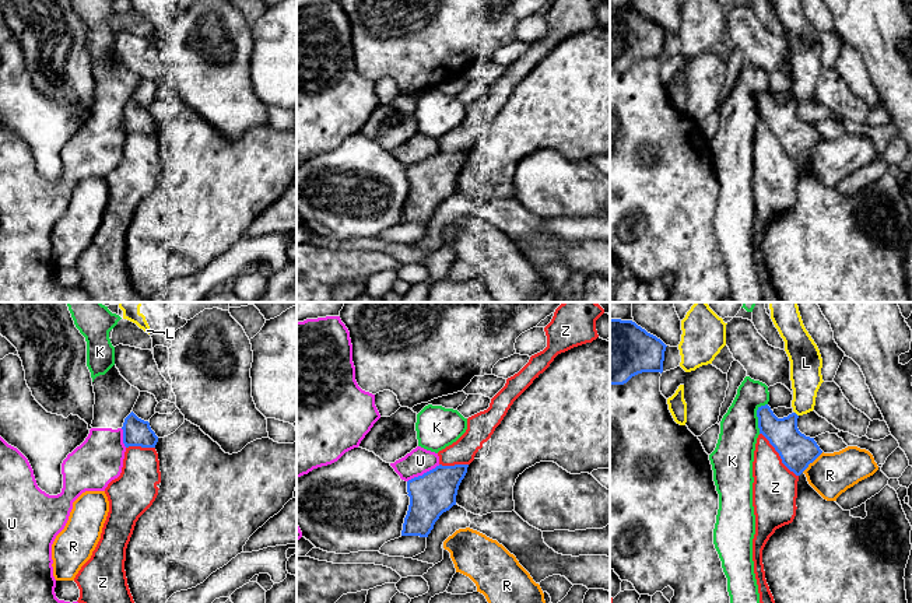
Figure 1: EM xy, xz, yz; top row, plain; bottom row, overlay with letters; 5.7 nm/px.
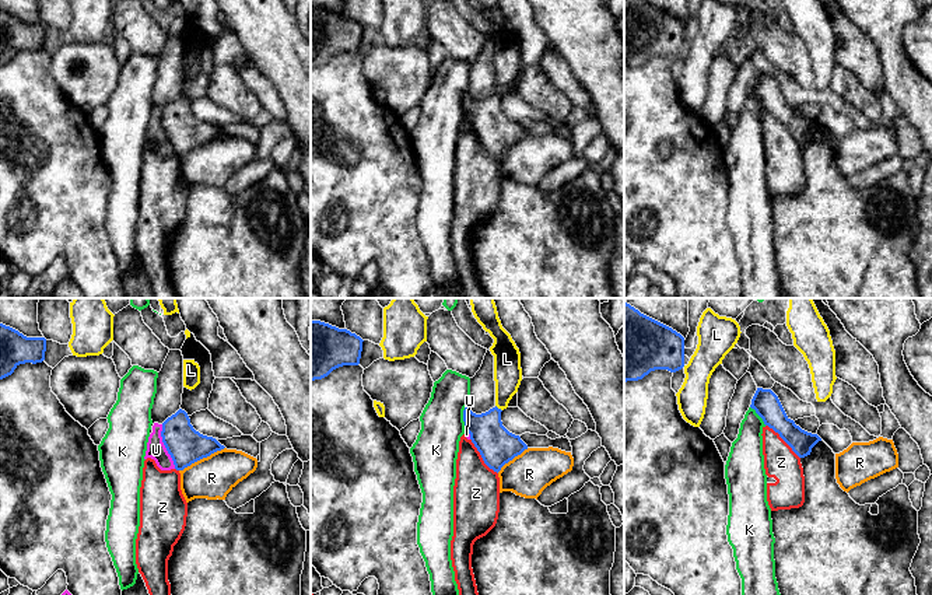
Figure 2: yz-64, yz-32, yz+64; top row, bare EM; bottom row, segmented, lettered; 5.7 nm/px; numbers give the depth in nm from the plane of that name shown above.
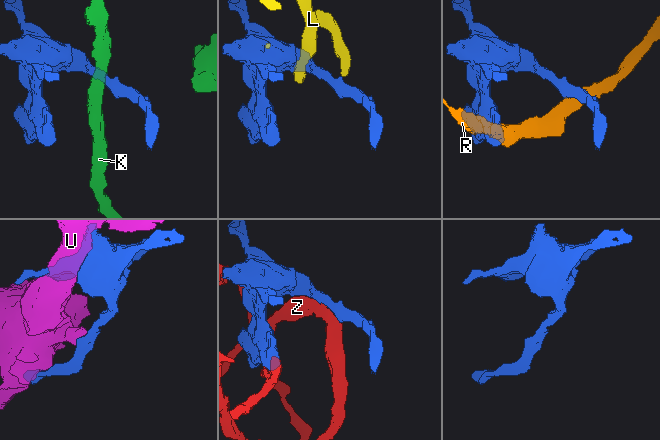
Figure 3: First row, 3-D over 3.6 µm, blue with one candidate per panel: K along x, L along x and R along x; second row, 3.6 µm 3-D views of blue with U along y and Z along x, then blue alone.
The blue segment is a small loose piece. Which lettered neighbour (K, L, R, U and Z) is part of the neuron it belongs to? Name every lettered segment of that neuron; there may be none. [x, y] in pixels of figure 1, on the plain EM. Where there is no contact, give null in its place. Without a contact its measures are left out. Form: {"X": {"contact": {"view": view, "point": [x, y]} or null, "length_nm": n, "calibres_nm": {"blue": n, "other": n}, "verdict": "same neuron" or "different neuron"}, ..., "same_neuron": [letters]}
{"K": {"contact": {"view": "yz", "point": [757, 102]}, "length_nm": 180, "calibres_nm": {"blue": 180, "other": 220}, "verdict": "different neuron"}, "L": {"contact": {"view": "yz", "point": [796, 101]}, "length_nm": 40, "calibres_nm": {"blue": 200, "other": 180}, "verdict": "different neuron"}, "R": {"contact": {"view": "yz", "point": [811, 149]}, "length_nm": 170, "calibres_nm": {"blue": 200, "other": 240}, "verdict": "different neuron"}, "U": {"contact": {"view": "xz", "point": [424, 160]}, "length_nm": 220, "calibres_nm": {"blue": 260, "other": 150}, "verdict": "different neuron"}, "Z": {"contact": {"view": "yz", "point": [779, 142]}, "length_nm": 340, "calibres_nm": {"blue": 200, "other": 260}, "verdict": "same neuron"}, "same_neuron": ["Z"]}

